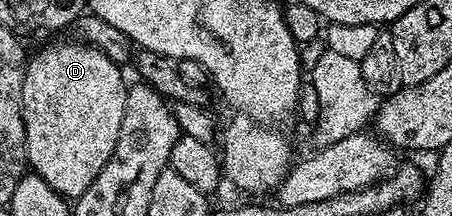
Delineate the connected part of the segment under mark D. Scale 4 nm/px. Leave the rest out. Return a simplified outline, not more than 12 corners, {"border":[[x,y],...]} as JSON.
{"border":[[85,41],[26,59],[27,165],[67,200],[113,156],[129,89]]}

